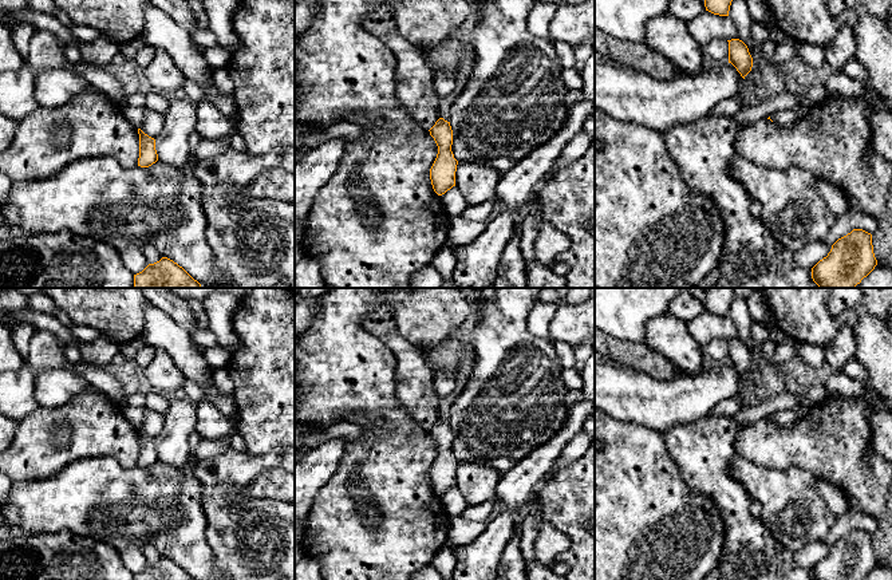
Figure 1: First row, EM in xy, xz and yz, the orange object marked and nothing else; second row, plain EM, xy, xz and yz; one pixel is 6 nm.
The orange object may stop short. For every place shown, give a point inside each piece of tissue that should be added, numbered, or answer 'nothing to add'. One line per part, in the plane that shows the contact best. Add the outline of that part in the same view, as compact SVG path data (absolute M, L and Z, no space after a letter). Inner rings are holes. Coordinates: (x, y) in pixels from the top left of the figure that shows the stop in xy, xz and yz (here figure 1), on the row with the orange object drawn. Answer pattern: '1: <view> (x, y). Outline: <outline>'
nothing to add

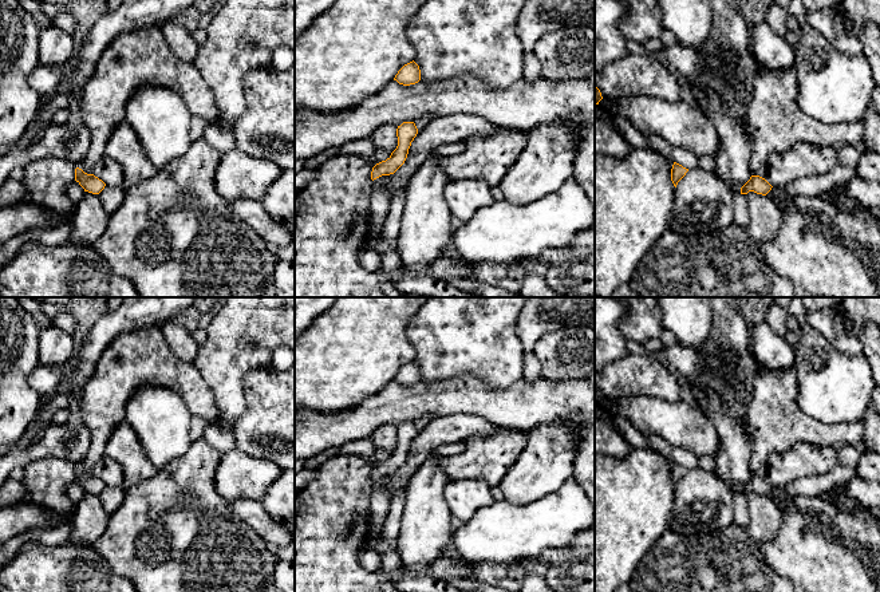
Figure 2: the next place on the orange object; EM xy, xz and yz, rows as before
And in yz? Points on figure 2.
nothing to add

